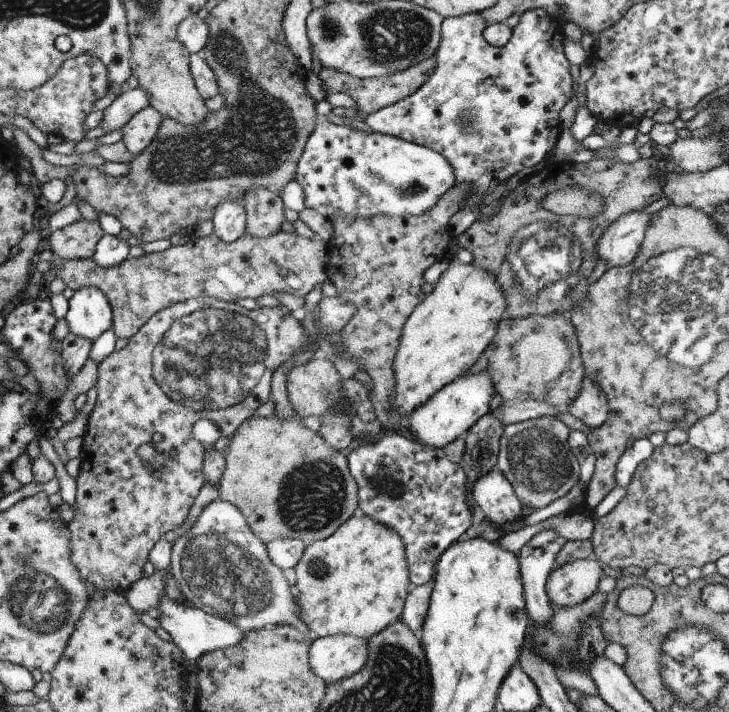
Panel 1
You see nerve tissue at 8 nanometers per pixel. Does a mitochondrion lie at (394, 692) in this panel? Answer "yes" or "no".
yes

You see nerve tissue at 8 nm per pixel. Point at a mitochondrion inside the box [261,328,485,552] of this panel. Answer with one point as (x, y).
(312, 496)

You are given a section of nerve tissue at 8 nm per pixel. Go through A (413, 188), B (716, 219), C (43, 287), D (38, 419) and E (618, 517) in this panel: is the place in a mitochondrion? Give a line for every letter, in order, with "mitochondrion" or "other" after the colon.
A: mitochondrion
B: other
C: other
D: other
E: other

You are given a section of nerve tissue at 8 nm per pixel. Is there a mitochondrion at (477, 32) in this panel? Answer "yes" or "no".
no

